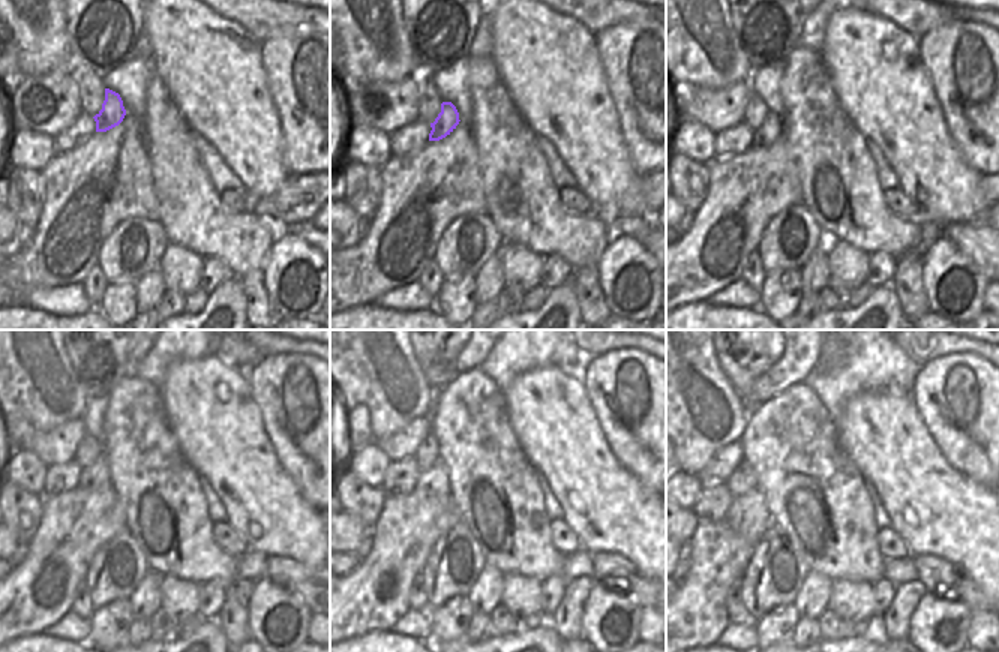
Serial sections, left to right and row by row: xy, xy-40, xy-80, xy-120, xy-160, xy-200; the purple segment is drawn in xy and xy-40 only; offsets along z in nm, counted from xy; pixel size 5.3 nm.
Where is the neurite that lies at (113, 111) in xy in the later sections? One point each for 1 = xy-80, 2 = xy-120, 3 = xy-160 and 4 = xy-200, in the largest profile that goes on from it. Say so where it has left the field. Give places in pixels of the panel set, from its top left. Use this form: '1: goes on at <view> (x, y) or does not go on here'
1: goes on at xy-80 (765, 135)
2: goes on at xy-120 (98, 475)
3: goes on at xy-160 (432, 483)
4: goes on at xy-200 (749, 517)

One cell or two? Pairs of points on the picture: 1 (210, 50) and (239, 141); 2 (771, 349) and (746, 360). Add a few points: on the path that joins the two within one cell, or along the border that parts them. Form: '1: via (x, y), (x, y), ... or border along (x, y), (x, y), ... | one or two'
1: via (213, 72), (224, 98), (239, 119) | one
2: via (765, 349), (756, 349), (752, 354) | one

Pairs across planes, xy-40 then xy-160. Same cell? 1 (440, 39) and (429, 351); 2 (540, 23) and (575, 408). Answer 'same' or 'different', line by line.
1: same
2: same

